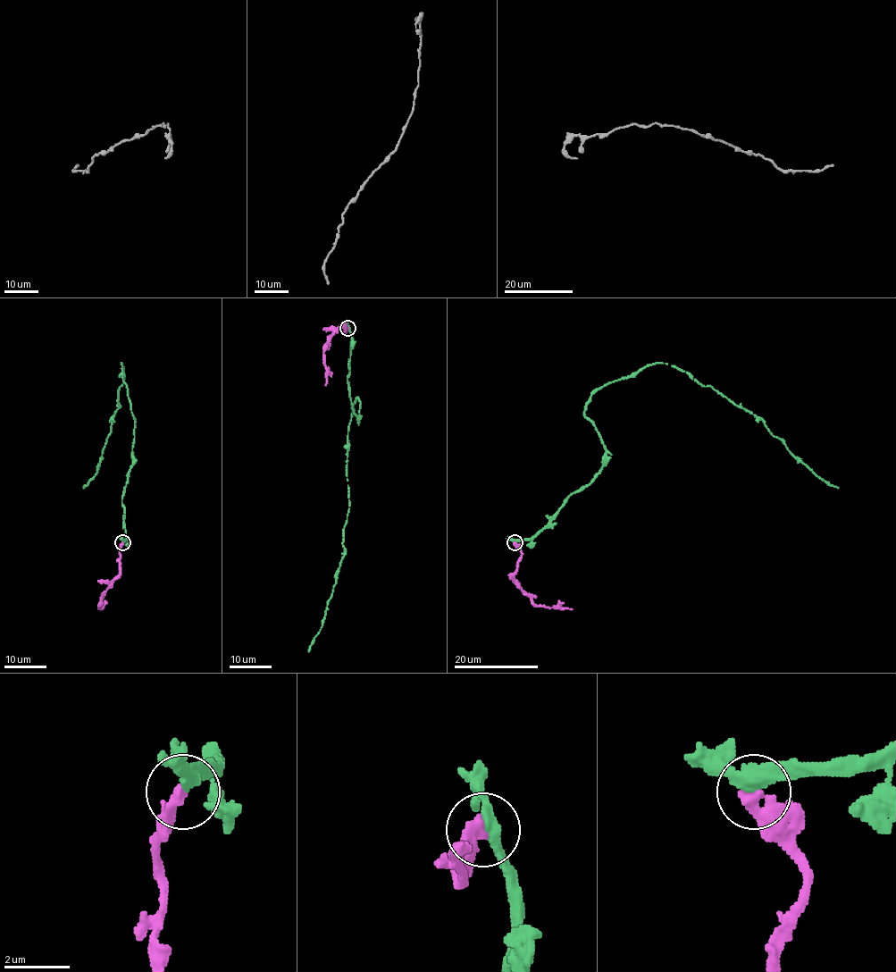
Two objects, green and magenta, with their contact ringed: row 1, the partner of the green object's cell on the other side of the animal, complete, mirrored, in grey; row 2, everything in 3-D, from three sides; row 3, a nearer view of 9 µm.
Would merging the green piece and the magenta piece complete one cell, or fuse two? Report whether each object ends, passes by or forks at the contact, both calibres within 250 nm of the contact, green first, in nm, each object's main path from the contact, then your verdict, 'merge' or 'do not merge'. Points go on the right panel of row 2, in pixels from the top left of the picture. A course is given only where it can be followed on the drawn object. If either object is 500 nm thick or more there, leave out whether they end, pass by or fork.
green passes by; magenta ends there; 360 nm thick on the green side, 440 nm on the other; green runs (515, 542), (532, 540), (602, 465), (606, 446), (584, 415), (590, 397), (656, 363), (749, 410), (838, 488); magenta runs (515, 542), (522, 557), (517, 561), (514, 580), (521, 589), (537, 606), (572, 609); merge

